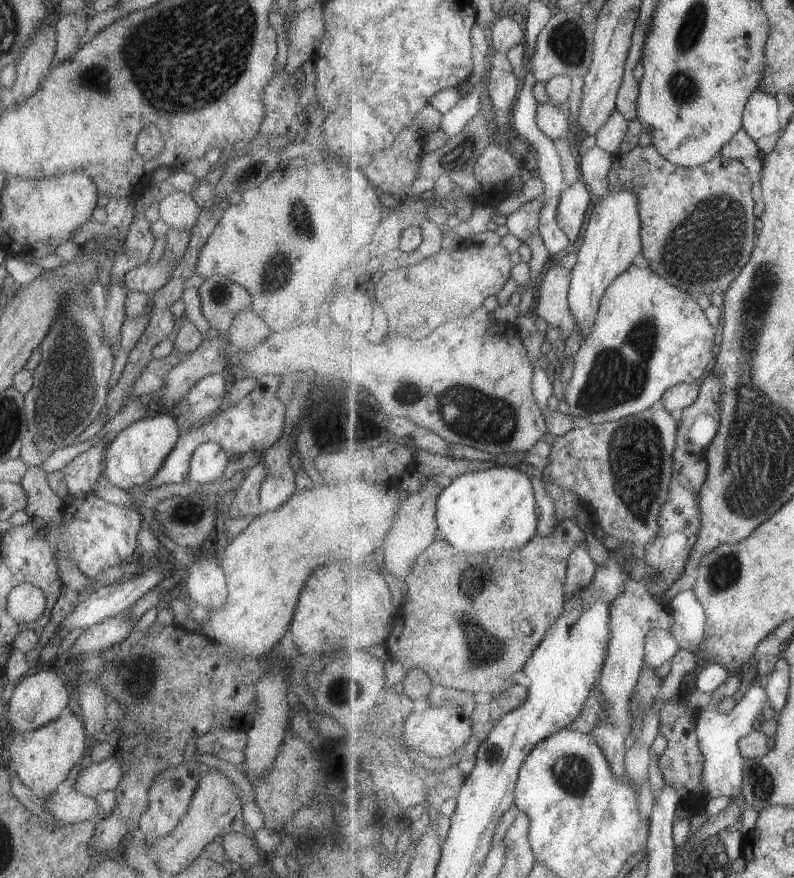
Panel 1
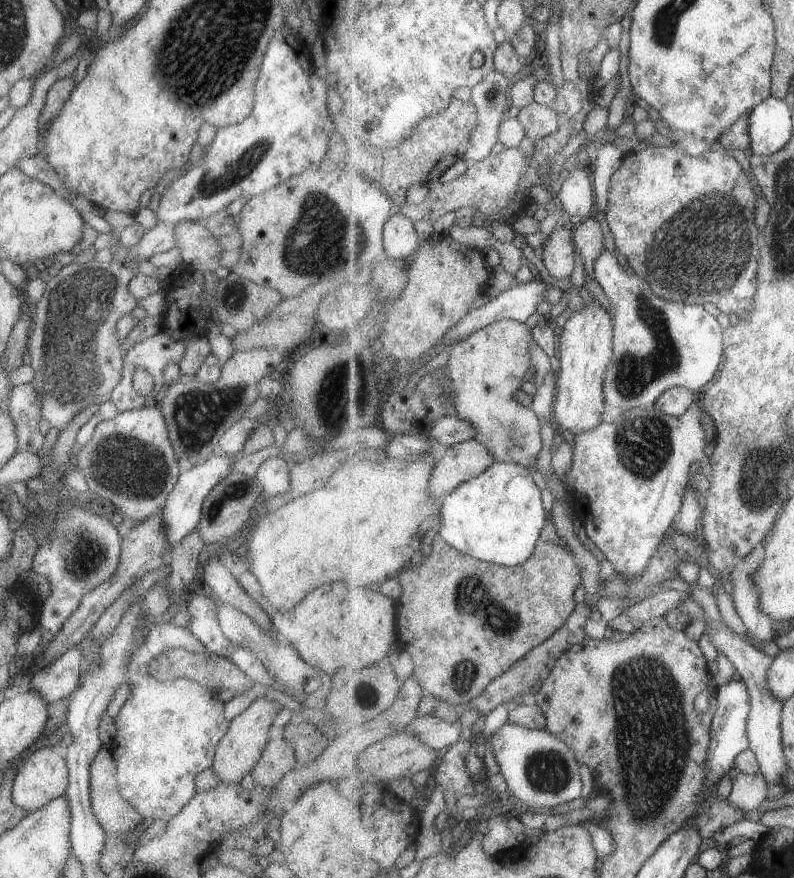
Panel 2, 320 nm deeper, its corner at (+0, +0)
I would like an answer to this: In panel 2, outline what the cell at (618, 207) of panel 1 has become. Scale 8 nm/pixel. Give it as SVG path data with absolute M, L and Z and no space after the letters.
M594 301L590 306L585 305L579 312L573 312L560 336L559 350L560 367L557 370L553 420L554 424L567 429L574 437L582 432L593 430L603 423L601 418L605 412L604 380L614 359L614 317Z

